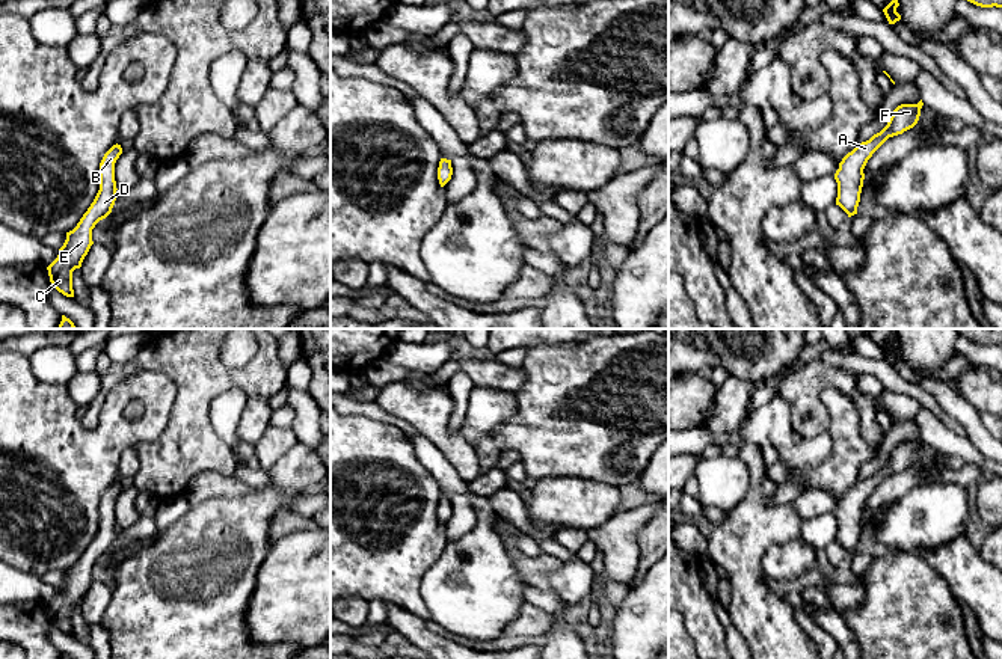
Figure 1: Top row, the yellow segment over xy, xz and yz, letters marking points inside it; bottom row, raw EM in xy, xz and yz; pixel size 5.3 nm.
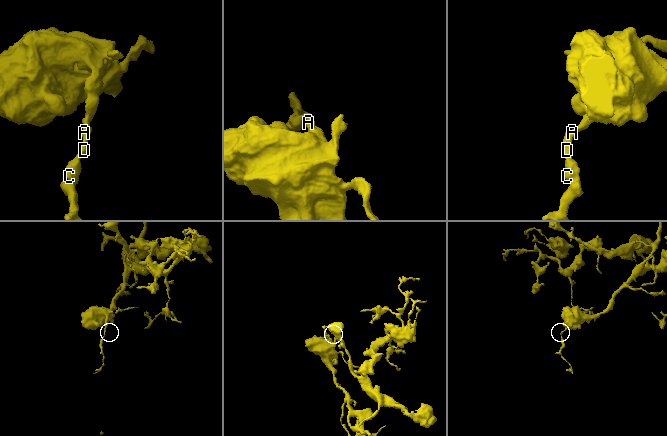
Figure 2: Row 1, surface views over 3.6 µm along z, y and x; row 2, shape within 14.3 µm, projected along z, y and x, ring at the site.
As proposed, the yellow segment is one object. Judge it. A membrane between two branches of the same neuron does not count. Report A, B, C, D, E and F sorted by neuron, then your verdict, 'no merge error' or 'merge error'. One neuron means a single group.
groups A B C D E F; no merge error

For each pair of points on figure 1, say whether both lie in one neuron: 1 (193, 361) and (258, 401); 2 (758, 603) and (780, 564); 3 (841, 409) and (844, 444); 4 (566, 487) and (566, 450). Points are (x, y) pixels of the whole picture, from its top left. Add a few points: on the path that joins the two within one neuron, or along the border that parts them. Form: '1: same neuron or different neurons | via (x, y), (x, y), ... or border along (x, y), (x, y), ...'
1: different neurons | border along (267, 395), (249, 397)
2: different neurons | border along (780, 543), (774, 543), (762, 560), (765, 576)
3: same neuron | via (844, 418), (844, 435)
4: different neurons | border along (537, 480), (583, 477), (601, 483)

